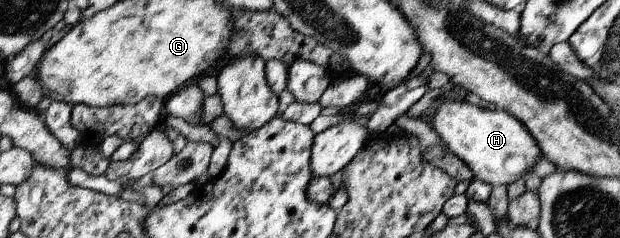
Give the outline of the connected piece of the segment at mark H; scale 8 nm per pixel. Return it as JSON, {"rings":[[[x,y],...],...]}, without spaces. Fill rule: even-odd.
{"rings":[[[436,98],[425,114],[432,123],[432,129],[451,153],[459,157],[474,175],[474,180],[482,180],[491,186],[507,185],[519,177],[529,177],[533,167],[542,156],[539,145],[523,123],[509,113],[473,105],[461,99]]]}

